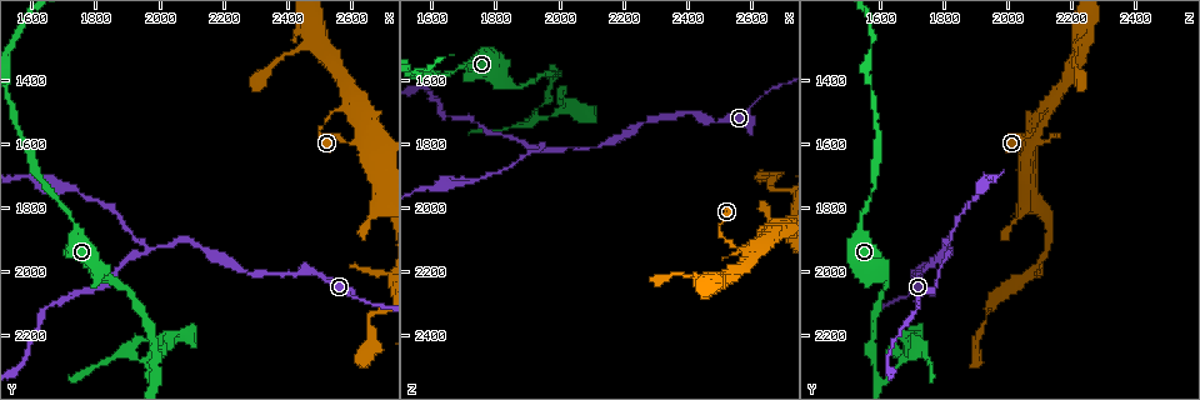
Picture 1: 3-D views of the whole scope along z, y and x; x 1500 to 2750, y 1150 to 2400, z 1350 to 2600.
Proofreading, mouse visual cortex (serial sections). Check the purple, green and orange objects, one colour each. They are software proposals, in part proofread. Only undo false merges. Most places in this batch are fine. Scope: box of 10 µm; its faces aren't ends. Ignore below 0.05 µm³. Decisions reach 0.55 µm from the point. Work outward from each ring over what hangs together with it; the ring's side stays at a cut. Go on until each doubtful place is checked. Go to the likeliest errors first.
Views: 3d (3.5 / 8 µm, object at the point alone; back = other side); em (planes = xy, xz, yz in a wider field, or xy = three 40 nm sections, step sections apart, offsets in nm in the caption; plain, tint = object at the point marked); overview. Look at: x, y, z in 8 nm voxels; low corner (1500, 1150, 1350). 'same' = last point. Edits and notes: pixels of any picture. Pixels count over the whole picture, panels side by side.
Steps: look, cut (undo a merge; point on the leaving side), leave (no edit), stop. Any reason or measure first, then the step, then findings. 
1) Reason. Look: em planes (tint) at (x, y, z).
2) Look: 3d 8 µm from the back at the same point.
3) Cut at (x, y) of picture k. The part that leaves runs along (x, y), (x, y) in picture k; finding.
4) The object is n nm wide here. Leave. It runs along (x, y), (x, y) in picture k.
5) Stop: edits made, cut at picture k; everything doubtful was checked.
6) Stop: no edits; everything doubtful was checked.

Arms part here. Look: 3d 3.5 µm at (2000, 1920, 1820).

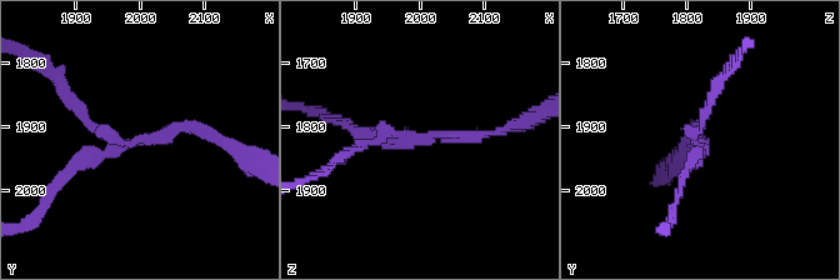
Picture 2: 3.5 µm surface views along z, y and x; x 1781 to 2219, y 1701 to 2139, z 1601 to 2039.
3 arms meet here; the arms are 100, 150, 200 nm wide. Look: em xy step 2 (plain) at (2000, 1920, 1820).

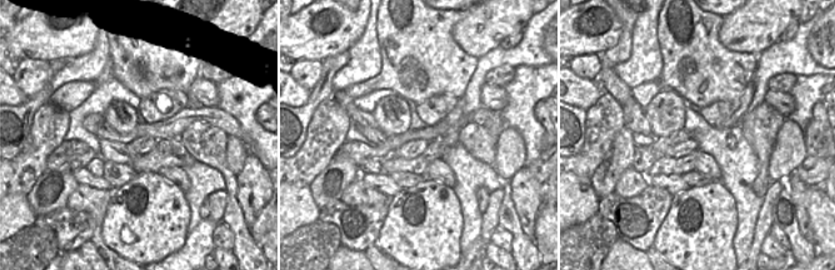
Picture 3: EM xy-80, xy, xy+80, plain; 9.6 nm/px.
Look: em xy step 2 (tint) at the same point.

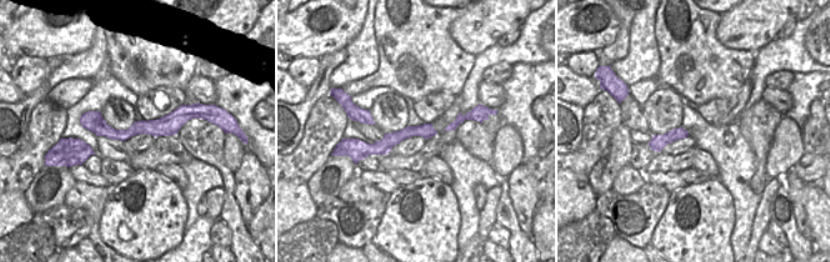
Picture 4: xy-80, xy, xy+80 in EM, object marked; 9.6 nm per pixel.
The object is 140 nm wide here. Leave. It runs along (213, 140), (179, 125), (121, 144), (71, 101) in picture 2; one cell here.

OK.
Abrupt turn. Look: 3d 3.5 µm at (1990, 2330, 1580).

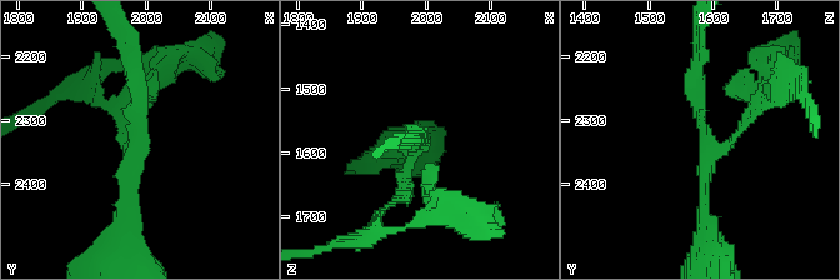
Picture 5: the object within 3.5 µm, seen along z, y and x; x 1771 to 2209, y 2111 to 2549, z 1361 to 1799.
Need the tissue. Look: em xy step 3 (tint) at (1990, 2325, 1590).

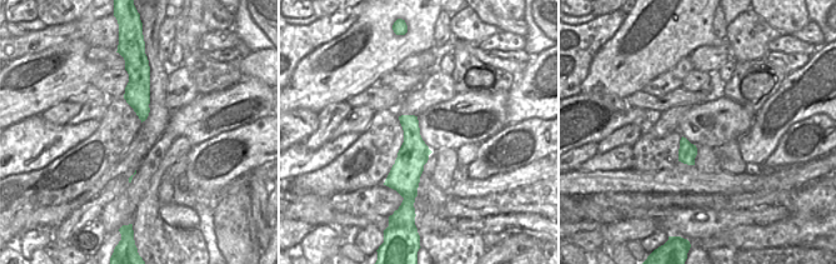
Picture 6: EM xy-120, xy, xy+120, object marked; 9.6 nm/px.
Leave. All the same cell.

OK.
Thick turns thin. Look: 3d 3.5 µm at (1930, 2270, 1710).

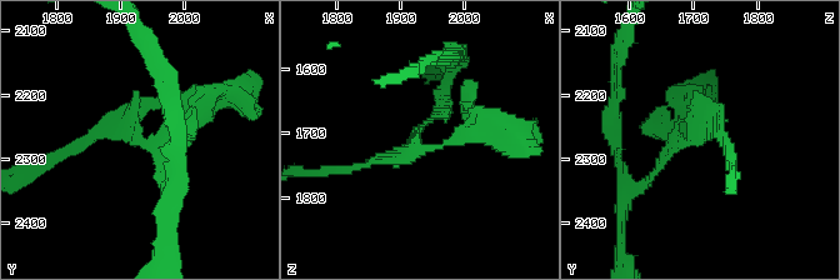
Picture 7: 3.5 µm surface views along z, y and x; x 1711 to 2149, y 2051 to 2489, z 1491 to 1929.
Now the EM. Look: em xy step 1 (tint) at (1930, 2270, 1700).

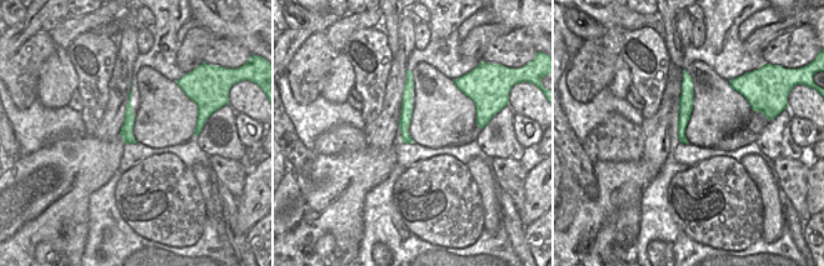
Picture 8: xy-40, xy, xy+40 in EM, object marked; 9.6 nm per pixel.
Leave. It runs along (170, 189), (135, 111), (178, 100) in picture 7; one cell here.

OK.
Narrows sharply. Look: 3d 3.5 µm at (2660, 2170, 1920).

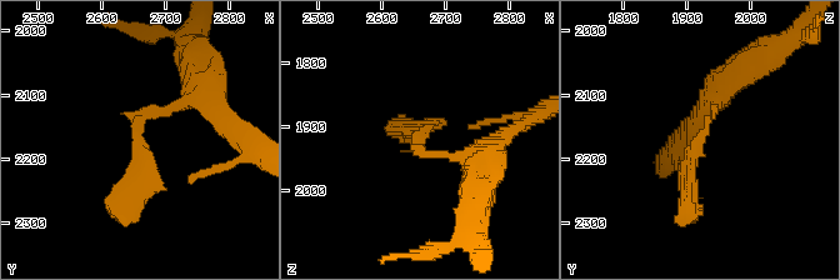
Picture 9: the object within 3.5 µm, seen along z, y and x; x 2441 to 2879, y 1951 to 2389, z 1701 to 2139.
Look: em xy step 2 (tint) at (2655, 2165, 1925).

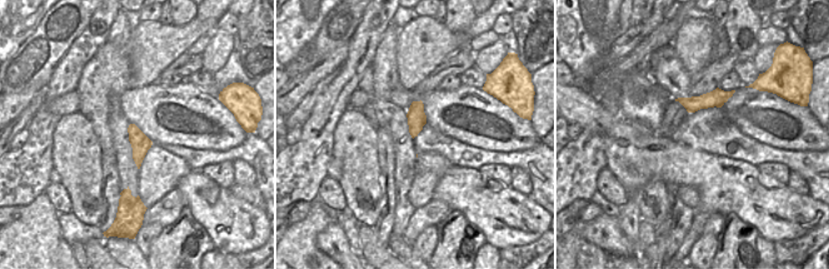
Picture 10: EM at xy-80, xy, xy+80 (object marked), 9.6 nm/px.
The object is 190 nm wide here. Leave. It runs along (194, 91), (136, 123), (125, 210) in picture 9; all the same cell.

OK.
Stop: no edits; everything doubtful was checked.

